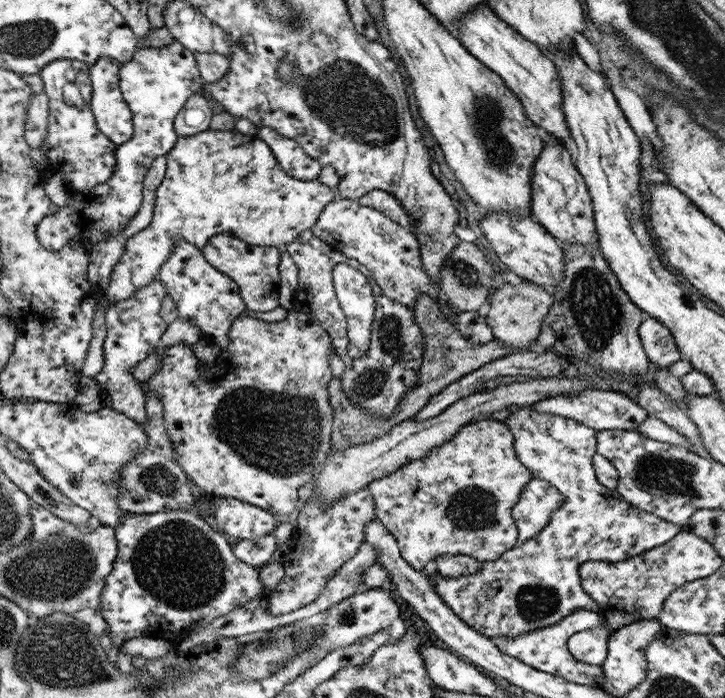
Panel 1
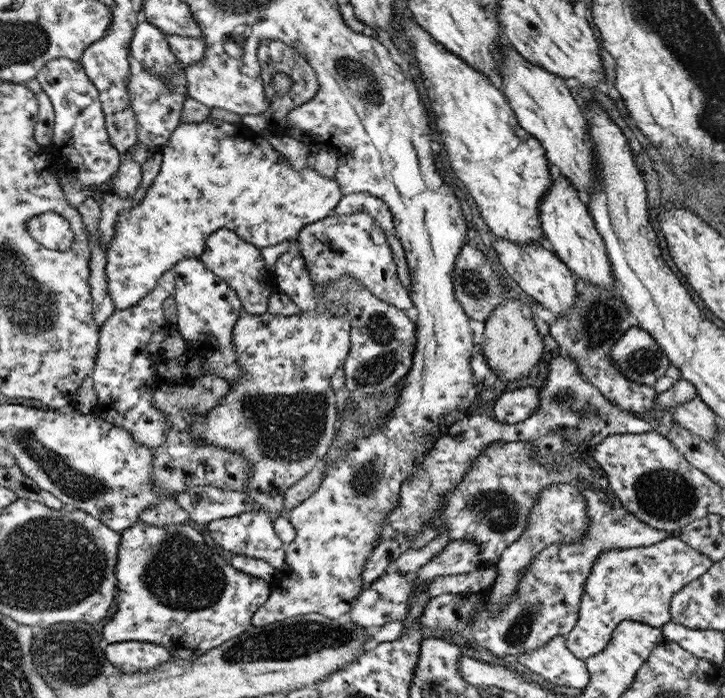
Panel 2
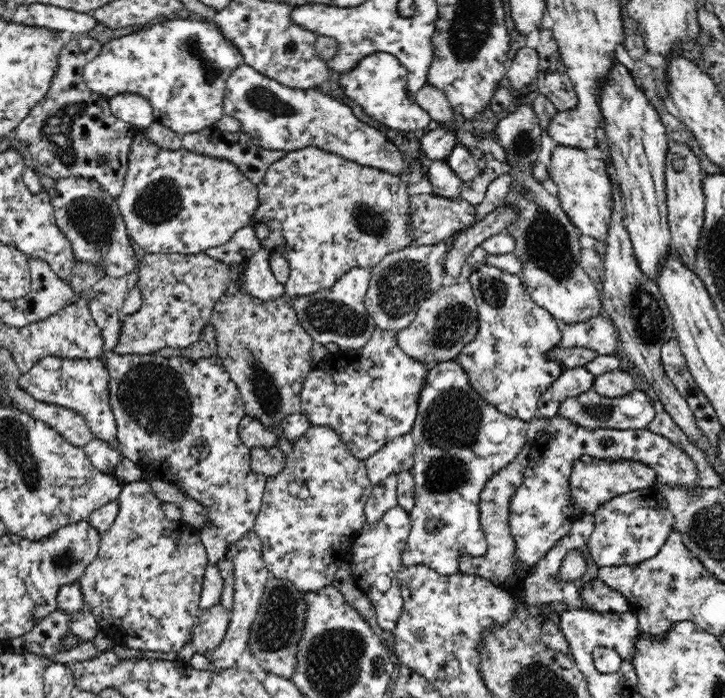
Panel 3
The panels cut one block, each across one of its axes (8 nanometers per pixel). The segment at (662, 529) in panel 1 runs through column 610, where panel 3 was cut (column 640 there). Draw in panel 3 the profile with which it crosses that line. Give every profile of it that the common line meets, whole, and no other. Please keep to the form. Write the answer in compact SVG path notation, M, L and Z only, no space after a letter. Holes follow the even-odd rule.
M652 488L630 491L614 497L593 513L595 527L588 539L590 556L599 567L633 565L652 558L664 546L670 534L675 531L674 517L666 500L655 495Z

